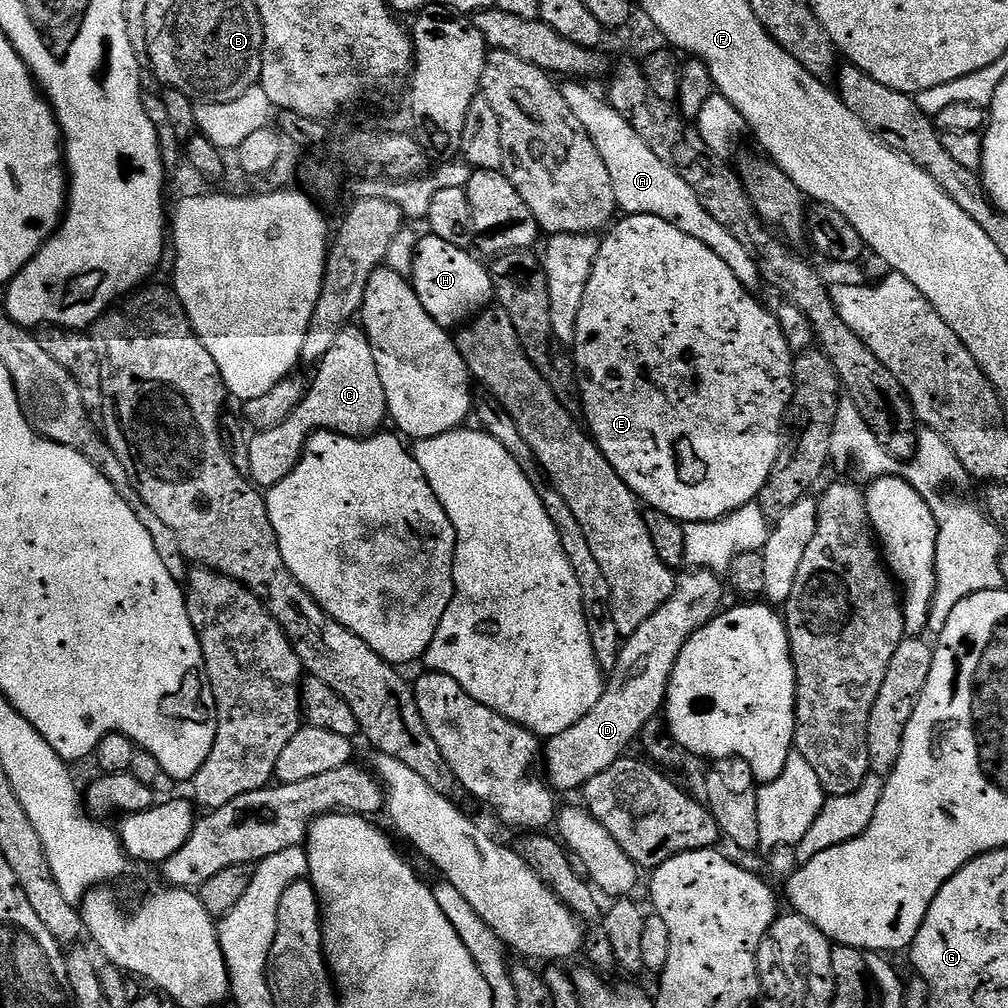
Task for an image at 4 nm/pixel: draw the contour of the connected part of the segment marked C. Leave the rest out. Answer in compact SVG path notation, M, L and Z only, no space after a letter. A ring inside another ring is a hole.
M363 327L342 329L334 338L334 347L324 355L315 372L316 377L310 380L304 400L293 410L292 416L286 418L282 426L256 432L249 439L250 470L247 475L257 489L278 486L278 482L298 466L300 455L315 432L337 432L362 440L376 435L389 419L386 390L382 390L382 378L378 378L378 366L374 366L374 350L370 350Z

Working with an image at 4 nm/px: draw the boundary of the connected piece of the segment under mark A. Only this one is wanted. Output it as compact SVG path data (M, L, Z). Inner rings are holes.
M583 83L565 84L568 85L563 85L562 91L566 106L574 110L574 118L582 122L594 146L598 146L598 154L602 154L606 170L610 170L610 182L614 182L617 209L630 216L662 218L670 222L670 226L678 226L682 234L690 234L690 238L698 238L702 246L710 246L710 250L714 250L714 254L718 254L718 258L722 258L722 262L730 266L734 278L738 278L738 282L742 282L748 292L759 293L762 281L754 258L750 258L746 246L742 246L742 242L738 242L738 238L734 238L734 234L730 234L730 230L726 230L726 226L717 222L710 210L706 210L706 206L698 202L698 194L694 194L694 190L690 190L690 186L682 182L678 173L666 166L666 162L662 162L662 158L658 158L658 154L654 154L654 150L650 150L646 142L642 142L634 126L630 126L630 122L626 122L626 118L622 118L622 114L618 114L618 110L614 110L607 99L600 97L599 100L590 89L580 85Z

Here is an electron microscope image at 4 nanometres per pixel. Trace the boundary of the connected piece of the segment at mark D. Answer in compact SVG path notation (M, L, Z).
M688 570L683 575L677 579L674 594L670 594L668 601L654 614L650 614L650 618L646 618L646 622L642 622L642 626L638 626L638 630L634 630L634 634L621 643L618 662L607 677L604 692L598 698L598 702L594 702L590 714L574 722L570 730L562 730L562 734L547 737L542 748L542 768L544 764L545 770L548 771L547 783L557 793L572 792L575 788L576 791L583 789L584 784L590 782L590 778L614 766L614 762L618 762L627 753L624 751L631 744L637 743L642 726L646 726L646 722L655 720L661 715L664 701L668 699L670 674L674 670L674 662L678 662L682 646L699 628L709 624L718 615L722 608L720 599L724 596L725 585L717 573Z

